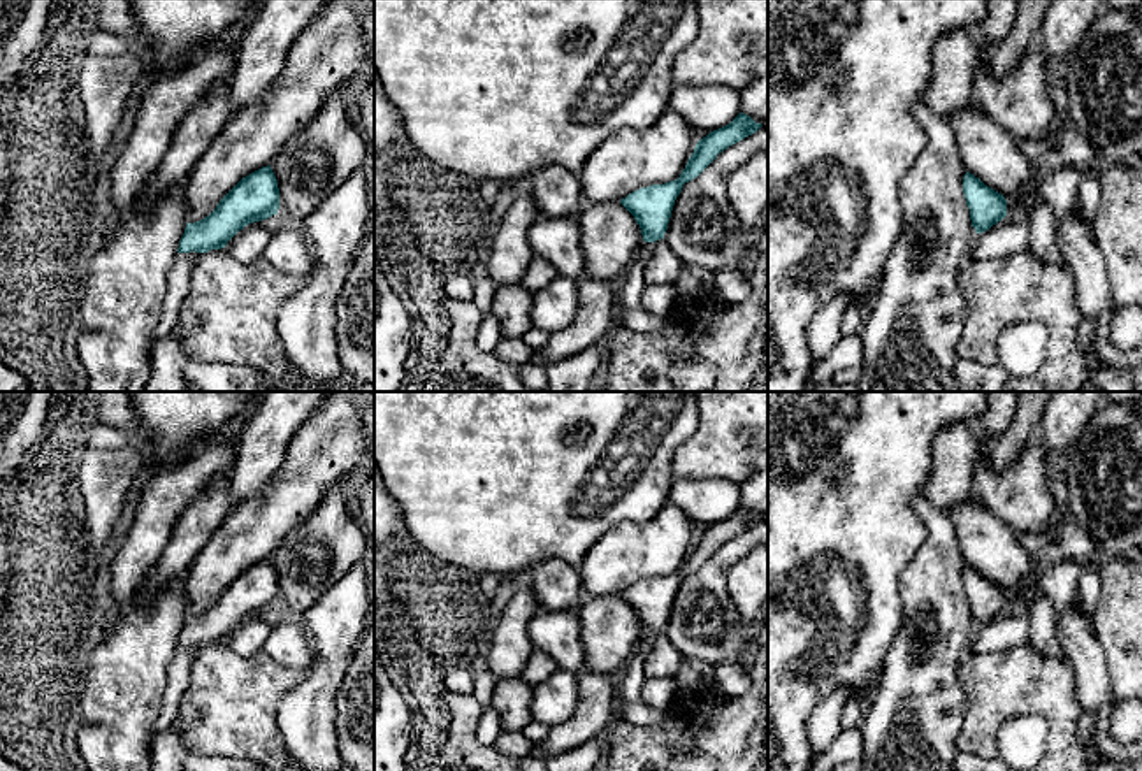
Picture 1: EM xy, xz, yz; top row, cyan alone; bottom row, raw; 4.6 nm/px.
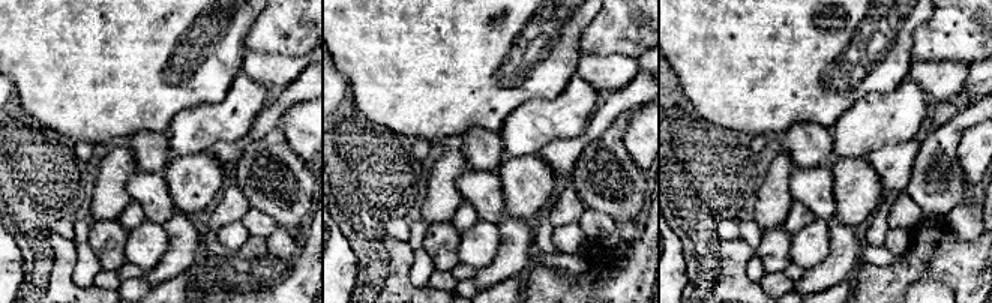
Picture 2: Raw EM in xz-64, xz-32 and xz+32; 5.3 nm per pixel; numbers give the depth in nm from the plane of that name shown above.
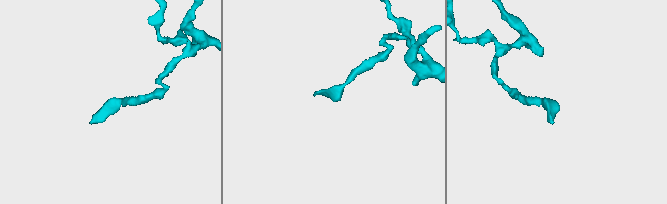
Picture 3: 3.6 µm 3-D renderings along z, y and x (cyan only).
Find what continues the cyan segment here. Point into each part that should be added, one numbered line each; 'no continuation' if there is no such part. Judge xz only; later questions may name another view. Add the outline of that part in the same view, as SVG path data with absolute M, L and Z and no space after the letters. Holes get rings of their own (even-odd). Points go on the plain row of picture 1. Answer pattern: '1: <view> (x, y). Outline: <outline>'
no continuation

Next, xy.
1: xy (178, 675). Outline: M195 645L177 646L167 669L167 685L162 697L160 713L153 724L153 739L176 724L181 699L190 687L192 662L199 648L200 646Z

